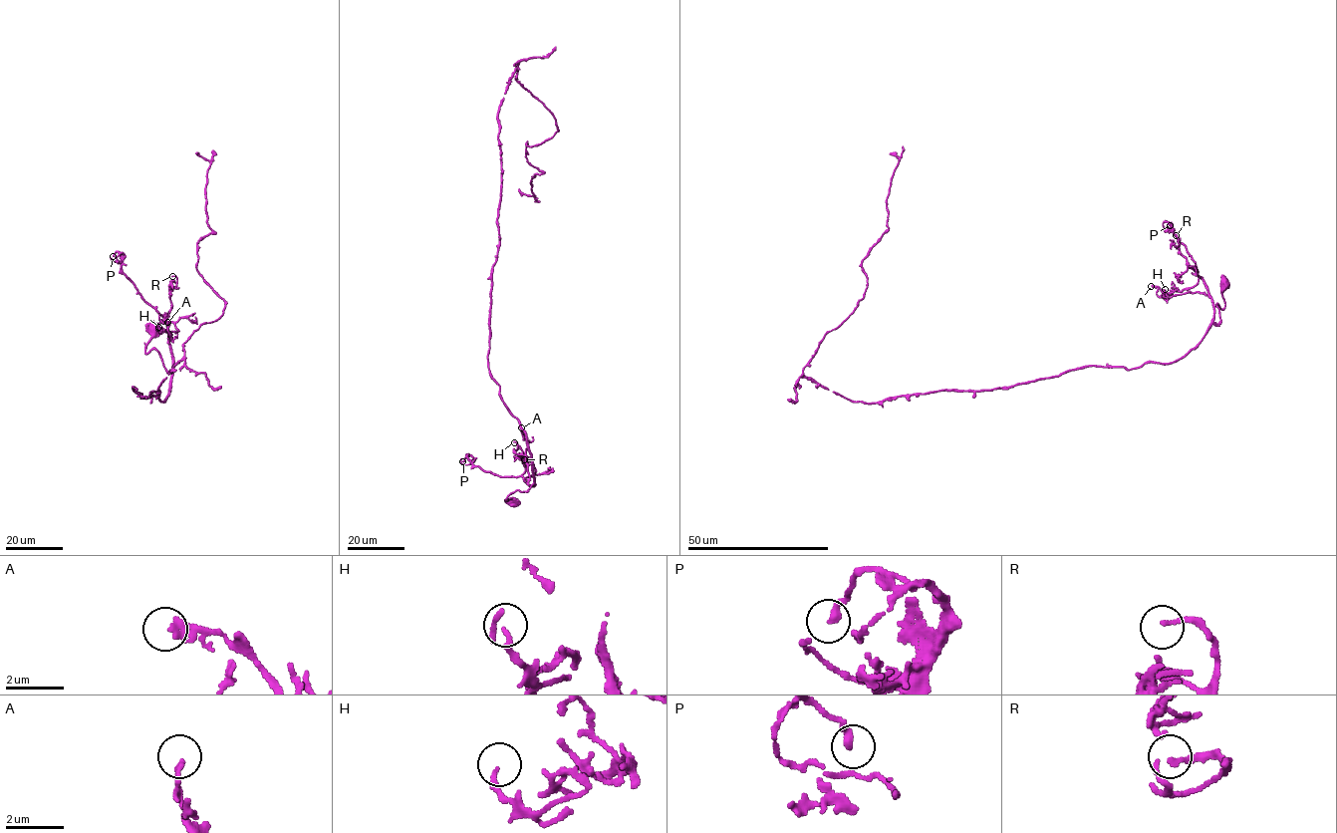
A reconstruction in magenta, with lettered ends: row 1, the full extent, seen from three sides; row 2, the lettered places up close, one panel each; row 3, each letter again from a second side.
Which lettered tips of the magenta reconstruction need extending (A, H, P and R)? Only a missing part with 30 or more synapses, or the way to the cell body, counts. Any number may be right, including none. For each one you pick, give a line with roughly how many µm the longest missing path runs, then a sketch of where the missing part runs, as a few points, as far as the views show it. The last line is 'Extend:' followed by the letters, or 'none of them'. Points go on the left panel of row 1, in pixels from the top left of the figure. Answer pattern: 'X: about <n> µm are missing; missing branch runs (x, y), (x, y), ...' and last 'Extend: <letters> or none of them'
Extend: none of them

